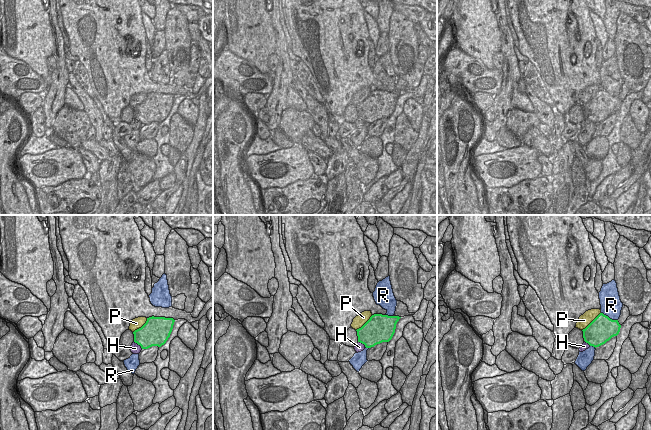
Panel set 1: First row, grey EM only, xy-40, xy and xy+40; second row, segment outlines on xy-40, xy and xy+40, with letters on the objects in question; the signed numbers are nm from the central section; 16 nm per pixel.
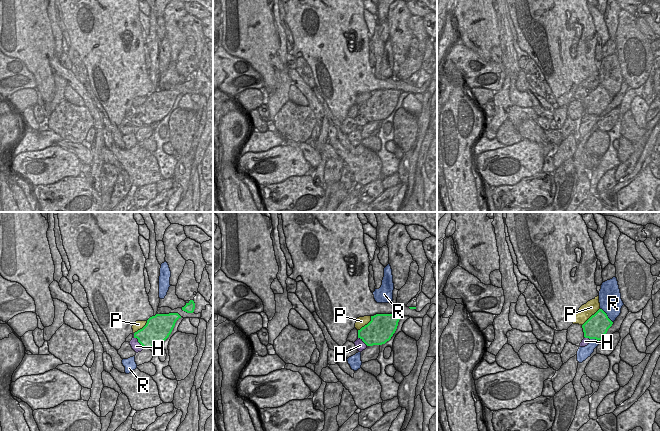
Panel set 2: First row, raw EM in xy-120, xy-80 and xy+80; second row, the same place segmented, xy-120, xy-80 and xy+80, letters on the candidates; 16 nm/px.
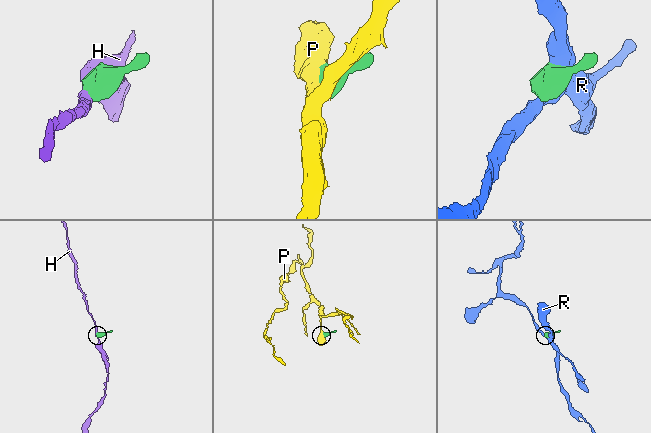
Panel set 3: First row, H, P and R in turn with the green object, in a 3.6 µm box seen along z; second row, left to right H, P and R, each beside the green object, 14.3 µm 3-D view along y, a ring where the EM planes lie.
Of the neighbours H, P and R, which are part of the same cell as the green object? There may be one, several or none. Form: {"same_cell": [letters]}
{"same_cell": []}

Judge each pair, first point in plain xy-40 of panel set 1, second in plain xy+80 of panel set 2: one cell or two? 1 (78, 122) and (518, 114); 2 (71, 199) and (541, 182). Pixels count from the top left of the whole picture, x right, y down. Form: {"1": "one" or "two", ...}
{"1": "one", "2": "one"}

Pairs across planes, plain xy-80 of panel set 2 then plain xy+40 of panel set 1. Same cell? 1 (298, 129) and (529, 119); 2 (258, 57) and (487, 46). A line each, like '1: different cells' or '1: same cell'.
1: same cell
2: same cell

